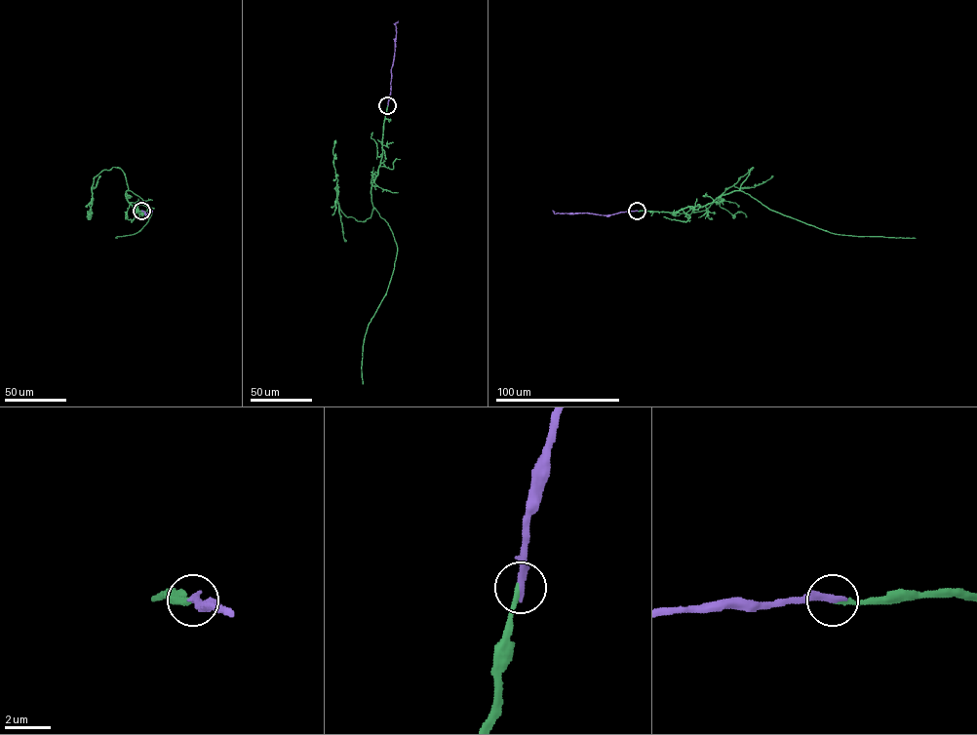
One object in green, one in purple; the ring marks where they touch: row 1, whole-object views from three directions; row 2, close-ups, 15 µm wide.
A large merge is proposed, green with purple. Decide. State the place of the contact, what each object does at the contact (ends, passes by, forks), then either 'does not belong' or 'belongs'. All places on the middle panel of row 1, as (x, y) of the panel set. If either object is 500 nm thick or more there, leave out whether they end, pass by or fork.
place (387, 105); green ends; purple ends; belongs

